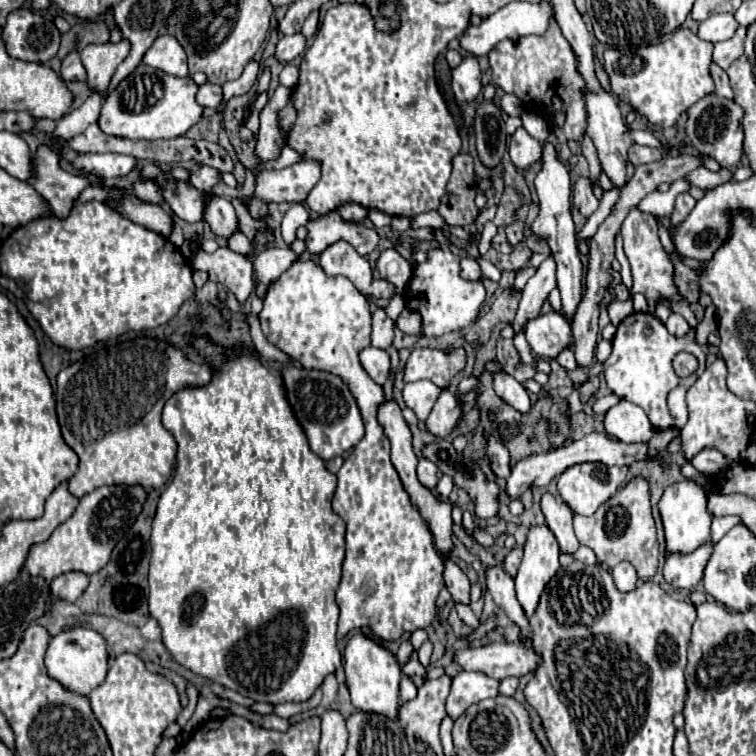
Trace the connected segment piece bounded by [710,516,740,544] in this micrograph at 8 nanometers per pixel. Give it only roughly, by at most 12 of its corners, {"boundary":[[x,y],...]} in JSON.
{"boundary":[[736,516],[714,518],[710,540],[716,544],[740,520]]}

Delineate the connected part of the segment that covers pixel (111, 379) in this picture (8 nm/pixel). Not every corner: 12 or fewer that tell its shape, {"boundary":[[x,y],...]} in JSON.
{"boundary":[[166,340],[96,346],[56,376],[70,492],[164,486],[162,408],[210,384]]}

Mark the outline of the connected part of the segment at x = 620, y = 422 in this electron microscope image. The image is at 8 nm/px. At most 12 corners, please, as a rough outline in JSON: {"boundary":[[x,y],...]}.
{"boundary":[[626,400],[606,412],[608,436],[648,442],[654,428],[646,412]]}

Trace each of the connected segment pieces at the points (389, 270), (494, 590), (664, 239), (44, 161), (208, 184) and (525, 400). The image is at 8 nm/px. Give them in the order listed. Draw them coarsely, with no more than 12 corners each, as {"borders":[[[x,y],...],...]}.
{"borders":[[[396,250],[380,254],[378,272],[384,280],[406,290],[412,266]],[[502,566],[486,570],[496,606],[530,638],[528,616]],[[658,220],[658,236],[660,236],[662,246],[666,252],[676,254],[674,244],[670,240],[668,230],[664,228],[662,220]],[[40,146],[36,178],[28,182],[66,218],[88,186],[82,174],[64,172],[58,152]],[[210,166],[192,172],[192,186],[210,192],[220,172]],[[502,370],[494,372],[496,394],[514,410],[532,408],[528,390]]]}

